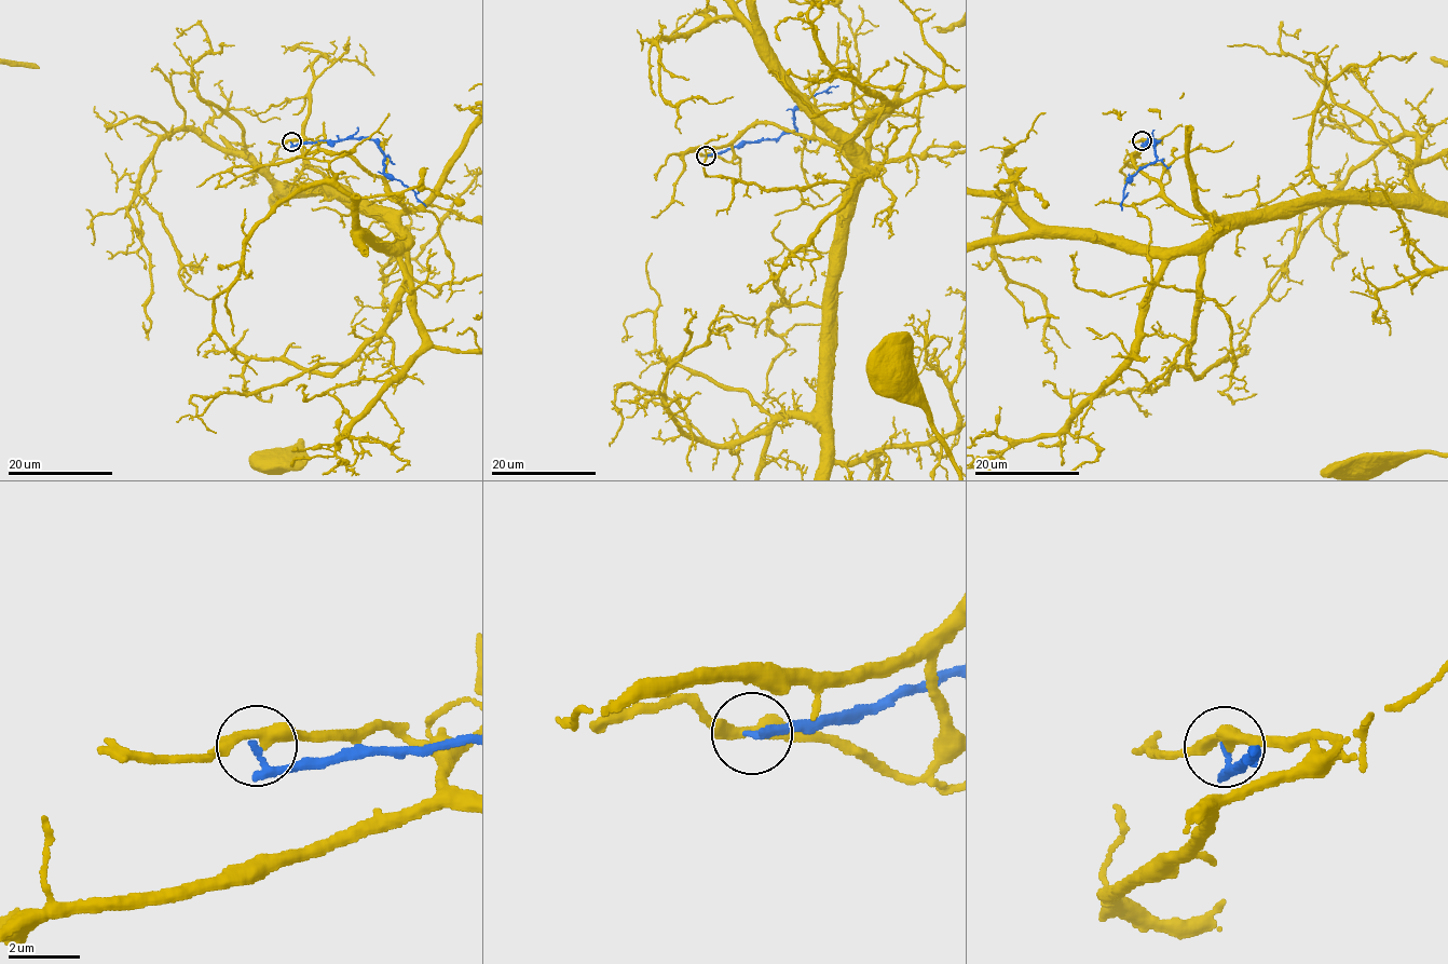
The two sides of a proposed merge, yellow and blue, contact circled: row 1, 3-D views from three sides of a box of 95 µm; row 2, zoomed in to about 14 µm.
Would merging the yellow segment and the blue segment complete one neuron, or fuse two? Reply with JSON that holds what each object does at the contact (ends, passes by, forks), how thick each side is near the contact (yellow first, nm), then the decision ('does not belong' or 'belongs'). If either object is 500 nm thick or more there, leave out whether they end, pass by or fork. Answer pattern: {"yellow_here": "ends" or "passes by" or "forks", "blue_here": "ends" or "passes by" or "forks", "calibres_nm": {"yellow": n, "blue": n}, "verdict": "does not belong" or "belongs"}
{"yellow_here": "passes by", "blue_here": "ends", "calibres_nm": {"yellow": 360, "blue": 200}, "verdict": "does not belong"}

